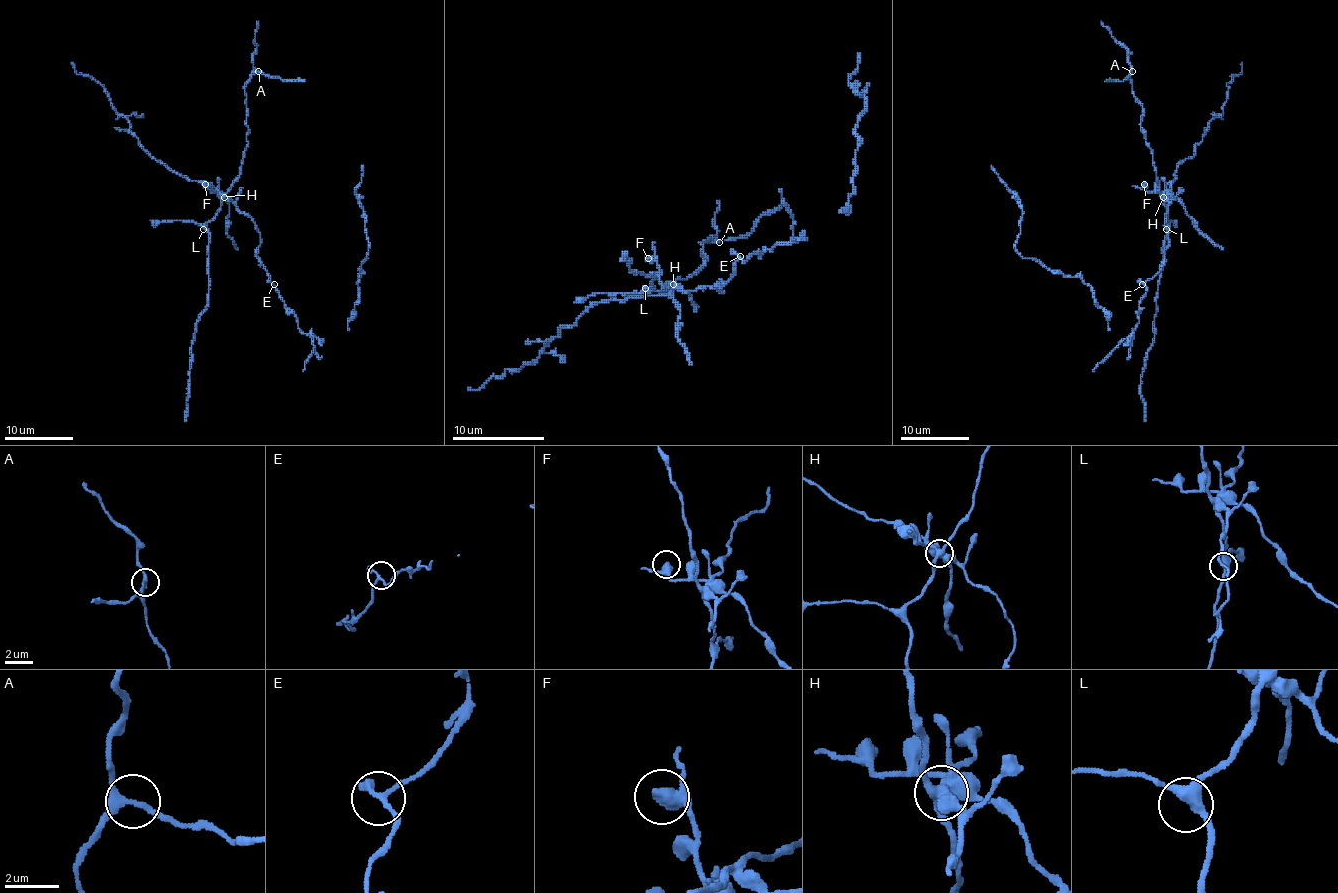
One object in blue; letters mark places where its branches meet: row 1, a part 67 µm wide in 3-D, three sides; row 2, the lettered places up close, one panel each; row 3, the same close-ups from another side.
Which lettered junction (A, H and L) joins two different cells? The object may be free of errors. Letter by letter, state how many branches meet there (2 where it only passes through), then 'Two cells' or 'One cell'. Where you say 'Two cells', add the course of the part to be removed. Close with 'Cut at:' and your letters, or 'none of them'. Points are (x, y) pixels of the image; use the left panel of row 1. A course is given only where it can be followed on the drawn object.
A: Branches: 3. One cell
H: Branches: 4. Two cells
L: Branches: 3. One cell
Cut at: H

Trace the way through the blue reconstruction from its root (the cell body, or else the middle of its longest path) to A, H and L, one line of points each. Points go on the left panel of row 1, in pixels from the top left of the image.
A: (274, 284), (257, 255), (260, 232), (255, 222), (226, 196), (239, 174), (248, 143), (245, 83), (258, 71)
H: (274, 284), (257, 255), (260, 232), (255, 222), (224, 196)
L: (274, 284), (257, 255), (260, 232), (255, 222), (231, 201), (224, 198), (219, 212), (203, 229)

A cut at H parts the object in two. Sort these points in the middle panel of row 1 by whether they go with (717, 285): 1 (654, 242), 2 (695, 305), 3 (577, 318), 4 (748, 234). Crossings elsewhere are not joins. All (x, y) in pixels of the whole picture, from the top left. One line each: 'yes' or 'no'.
1: yes
2: yes
3: yes
4: no

